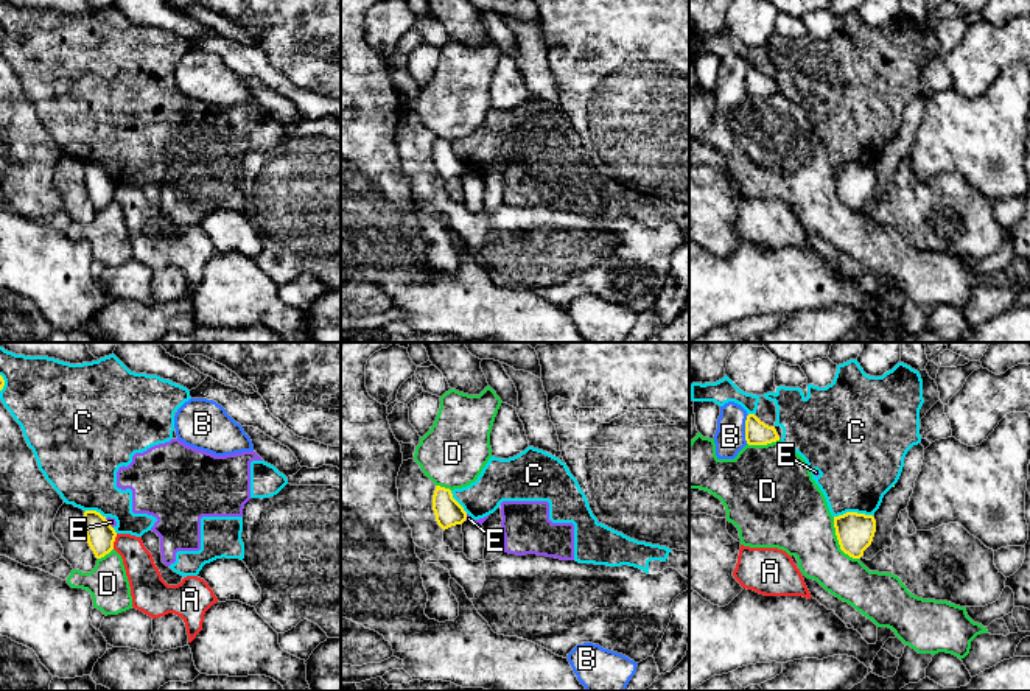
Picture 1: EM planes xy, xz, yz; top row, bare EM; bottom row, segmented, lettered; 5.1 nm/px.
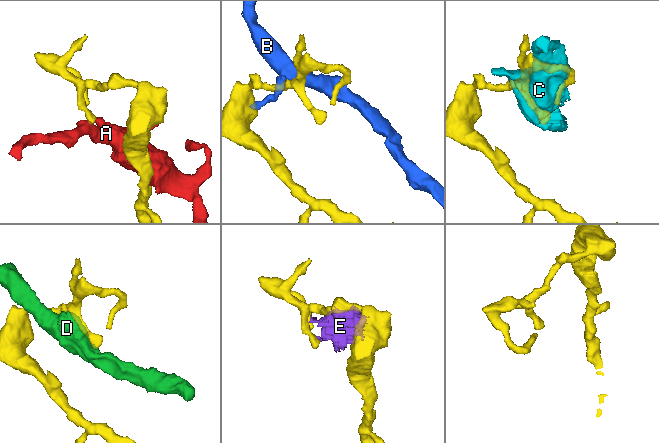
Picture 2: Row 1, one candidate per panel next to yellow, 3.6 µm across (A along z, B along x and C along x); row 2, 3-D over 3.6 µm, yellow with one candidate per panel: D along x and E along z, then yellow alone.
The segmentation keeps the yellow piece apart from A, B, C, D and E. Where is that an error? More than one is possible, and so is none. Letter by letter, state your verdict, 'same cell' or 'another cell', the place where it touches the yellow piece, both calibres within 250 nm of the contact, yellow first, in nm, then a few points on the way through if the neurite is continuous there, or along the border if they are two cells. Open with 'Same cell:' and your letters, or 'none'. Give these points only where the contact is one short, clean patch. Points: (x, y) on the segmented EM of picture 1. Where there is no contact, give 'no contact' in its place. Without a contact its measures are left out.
Same cell: none
A: another cell | xy (114, 540) | 150/170 nm | along xy (117, 534), (112, 548)
B: another cell | yz (746, 428) | 130/160 nm
C: another cell | yz (853, 512) | 190/420 nm
D: another cell | yz (839, 542) | 190/340 nm
E: another cell | xy (108, 523) | 150/40 nm

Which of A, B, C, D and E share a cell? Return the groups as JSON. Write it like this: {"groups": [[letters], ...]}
{"groups": [["A"], ["B"], ["C", "E"], ["D"]]}

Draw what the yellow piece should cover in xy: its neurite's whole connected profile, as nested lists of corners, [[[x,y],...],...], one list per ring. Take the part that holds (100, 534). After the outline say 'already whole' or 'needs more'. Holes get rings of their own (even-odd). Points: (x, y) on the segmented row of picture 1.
[[[84,512],[84,532],[96,559],[104,557],[114,549],[117,532],[100,512]]]; already whole

